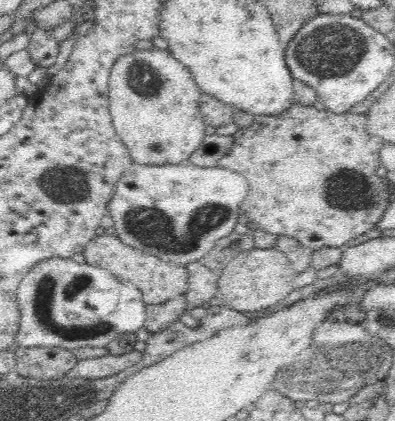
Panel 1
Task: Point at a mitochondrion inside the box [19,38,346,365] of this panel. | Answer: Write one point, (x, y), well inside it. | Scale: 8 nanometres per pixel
(142, 225)

